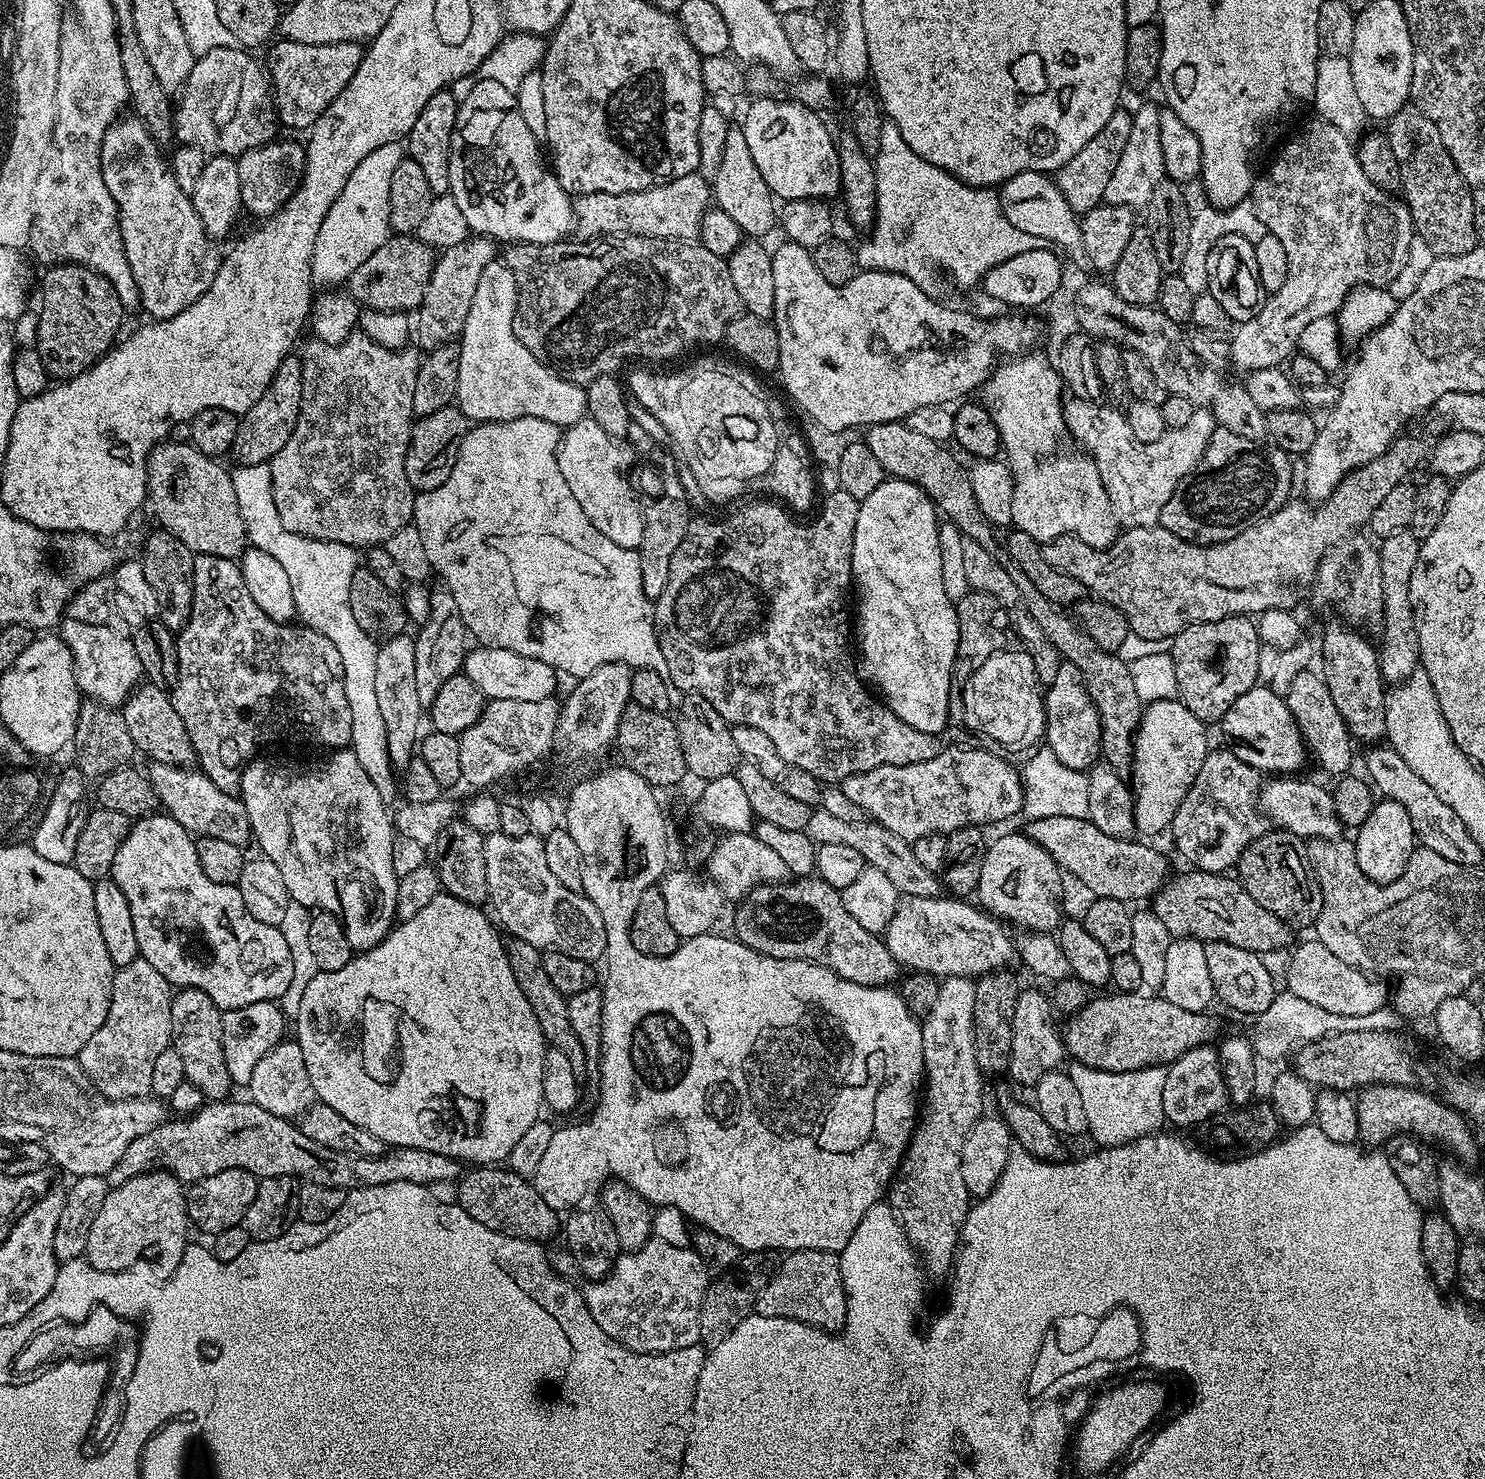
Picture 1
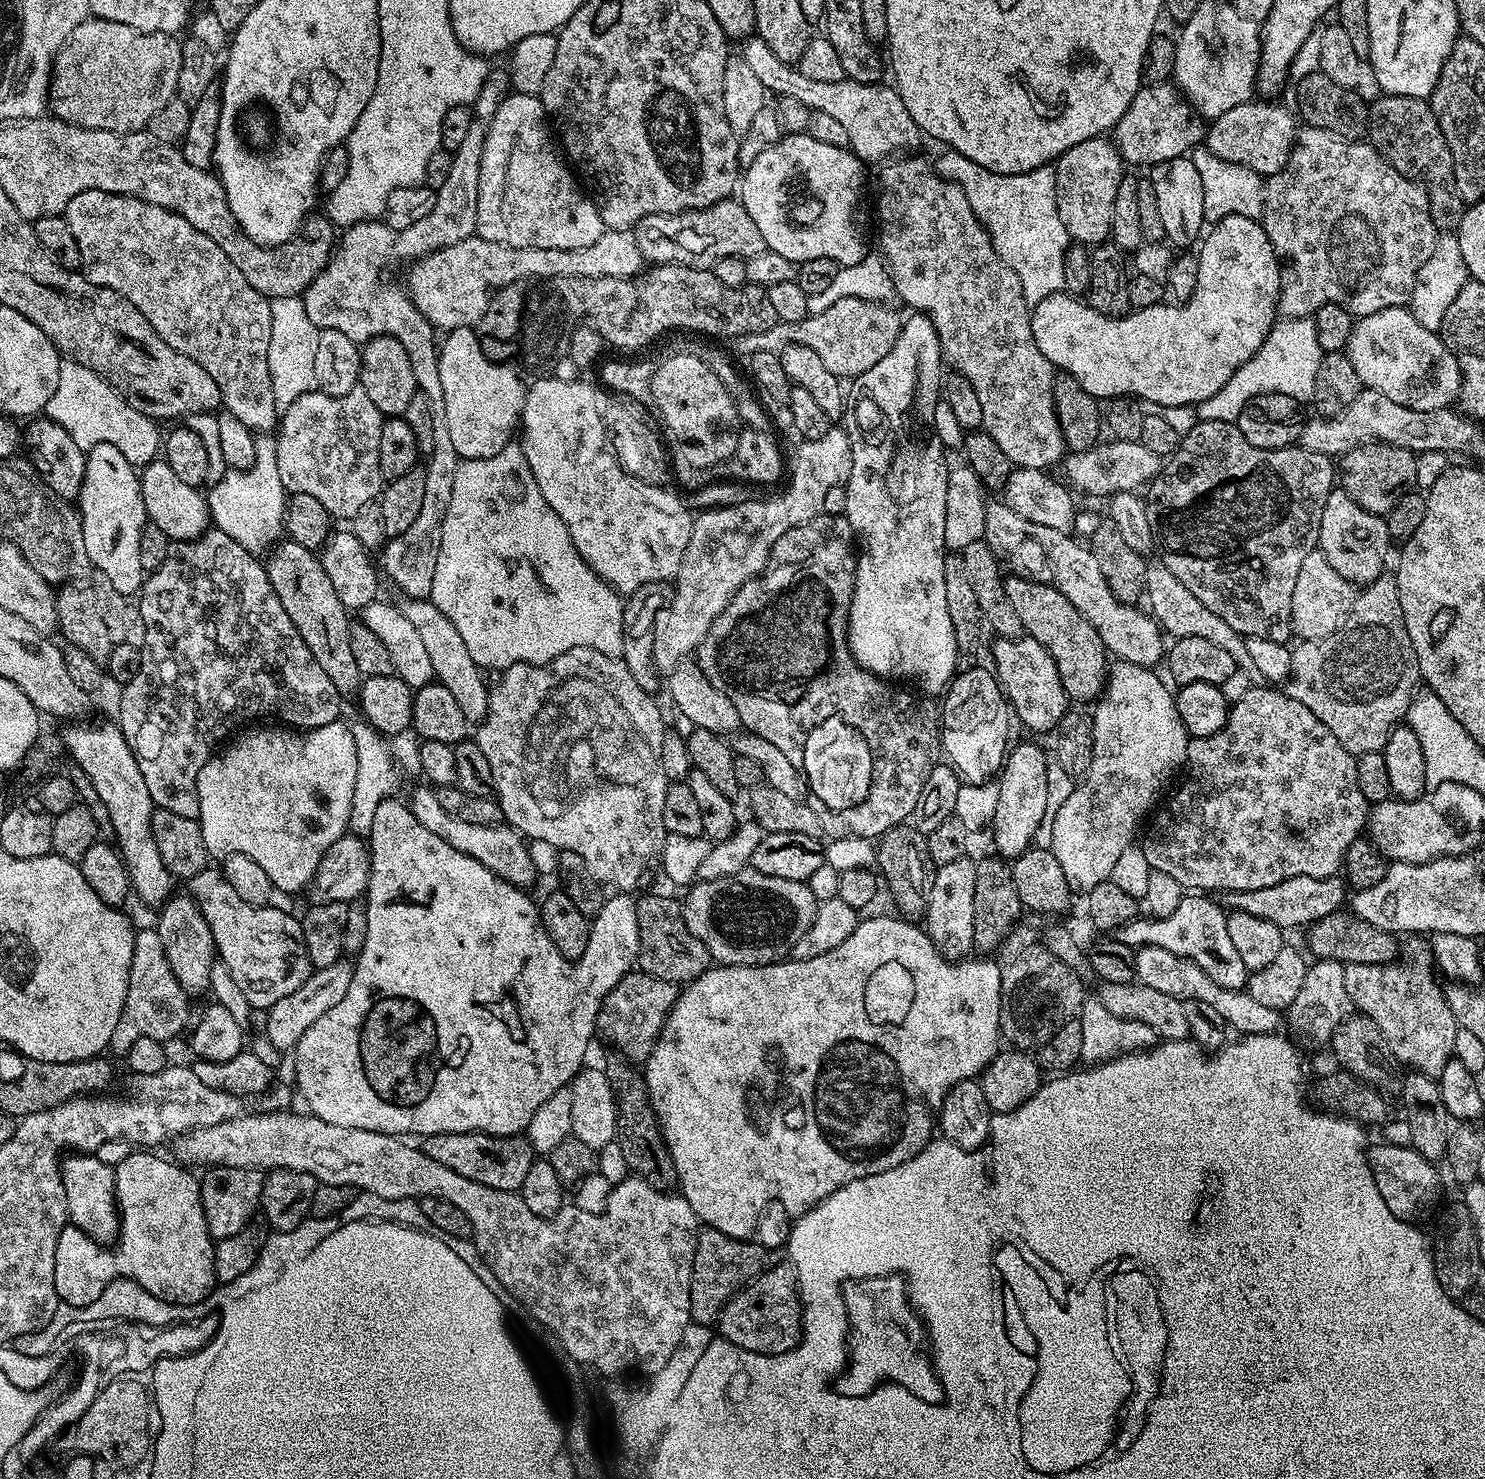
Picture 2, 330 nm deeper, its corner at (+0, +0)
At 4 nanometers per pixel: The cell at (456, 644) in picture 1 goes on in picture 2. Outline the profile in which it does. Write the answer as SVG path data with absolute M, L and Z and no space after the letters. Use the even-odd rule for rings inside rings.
M489 71L474 105L470 131L458 145L458 150L452 153L450 174L446 182L442 182L442 186L436 189L434 210L430 210L426 218L414 222L414 226L406 226L406 230L394 230L383 219L358 222L353 228L343 229L338 247L333 251L328 265L316 275L314 282L310 282L302 294L306 314L318 329L338 330L338 334L346 334L346 338L361 346L379 336L397 339L409 355L417 389L424 395L426 402L430 402L430 410L434 410L434 446L426 456L426 494L422 510L407 528L406 534L391 537L382 549L383 575L392 576L393 582L405 592L403 595L414 600L426 600L432 594L434 566L438 566L442 542L442 522L446 518L446 506L450 506L454 474L461 458L454 450L454 442L450 442L450 426L446 426L437 333L432 323L414 306L407 287L400 285L399 288L392 281L392 275L399 264L415 262L421 256L446 246L454 246L454 242L462 242L475 233L478 222L478 174L482 168L482 150L488 123L509 92L507 71Z

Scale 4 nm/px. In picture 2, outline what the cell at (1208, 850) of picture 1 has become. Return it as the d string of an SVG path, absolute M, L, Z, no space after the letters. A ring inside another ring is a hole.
M1251 686L1240 700L1233 703L1228 710L1228 721L1218 734L1209 736L1193 736L1188 741L1188 758L1186 773L1188 777L1180 784L1180 789L1172 796L1168 808L1161 807L1155 813L1156 825L1152 828L1152 836L1142 841L1146 854L1146 862L1150 862L1153 872L1170 874L1174 882L1178 882L1186 890L1199 890L1204 894L1223 894L1226 892L1254 892L1266 890L1268 886L1278 886L1290 878L1309 876L1310 878L1326 878L1337 875L1344 867L1344 857L1348 855L1348 848L1355 840L1361 839L1365 831L1370 805L1368 799L1358 790L1358 774L1356 773L1356 757L1322 726L1302 702L1290 698L1287 691L1277 690L1272 686Z

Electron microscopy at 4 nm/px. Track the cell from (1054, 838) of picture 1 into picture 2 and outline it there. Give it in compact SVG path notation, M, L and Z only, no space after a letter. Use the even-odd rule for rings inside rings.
M1339 875L1326 878L1310 878L1299 876L1280 882L1278 886L1268 886L1266 890L1254 892L1226 892L1222 896L1225 909L1254 914L1254 918L1266 918L1266 922L1274 922L1274 926L1285 930L1291 928L1307 929L1317 924L1322 918L1341 911L1346 884Z

